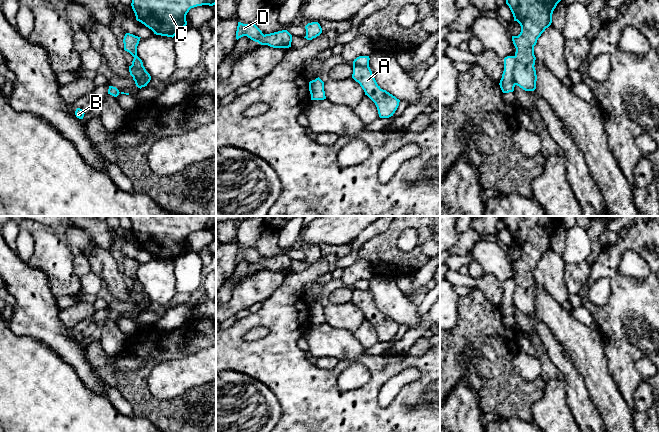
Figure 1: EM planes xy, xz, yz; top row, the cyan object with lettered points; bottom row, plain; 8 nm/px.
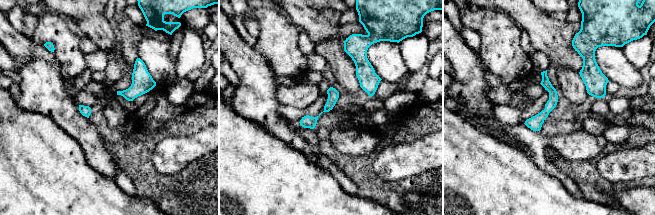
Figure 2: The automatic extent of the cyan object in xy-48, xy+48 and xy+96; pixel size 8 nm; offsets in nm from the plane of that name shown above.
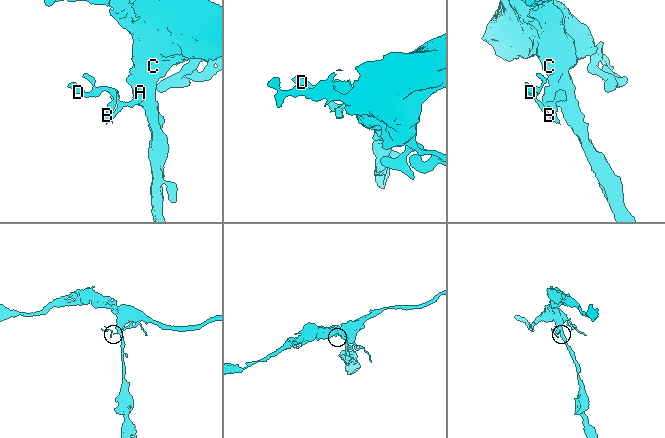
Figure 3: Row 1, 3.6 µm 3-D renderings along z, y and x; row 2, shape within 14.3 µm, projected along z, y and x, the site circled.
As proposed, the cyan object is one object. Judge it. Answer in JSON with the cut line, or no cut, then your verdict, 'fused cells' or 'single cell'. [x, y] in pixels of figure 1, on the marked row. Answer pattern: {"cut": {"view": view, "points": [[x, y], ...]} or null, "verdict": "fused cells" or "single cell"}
{"cut": {"view": "yz", "points": [[514, 56], [513, 80], [516, 84]]}, "verdict": "fused cells"}

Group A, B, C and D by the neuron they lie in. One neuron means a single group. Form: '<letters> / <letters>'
A C / B D

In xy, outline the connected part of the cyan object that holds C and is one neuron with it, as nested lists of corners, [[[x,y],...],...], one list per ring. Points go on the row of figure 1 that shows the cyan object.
[[[132,0],[136,20],[154,34],[174,37],[187,25],[186,15],[191,8],[216,4],[216,0]]]

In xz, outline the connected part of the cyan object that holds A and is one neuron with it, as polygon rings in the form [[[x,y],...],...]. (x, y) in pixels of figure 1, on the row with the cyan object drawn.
[[[353,65],[352,78],[360,84],[365,95],[375,103],[380,118],[393,116],[399,106],[400,100],[380,88],[369,66]]]

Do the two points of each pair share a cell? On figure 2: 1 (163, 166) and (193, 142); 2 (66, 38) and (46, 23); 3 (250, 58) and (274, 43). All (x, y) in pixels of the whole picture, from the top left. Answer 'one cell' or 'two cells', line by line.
1: one cell
2: one cell
3: two cells

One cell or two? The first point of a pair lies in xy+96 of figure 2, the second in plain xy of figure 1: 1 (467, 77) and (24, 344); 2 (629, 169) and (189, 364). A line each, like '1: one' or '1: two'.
1: two
2: one

